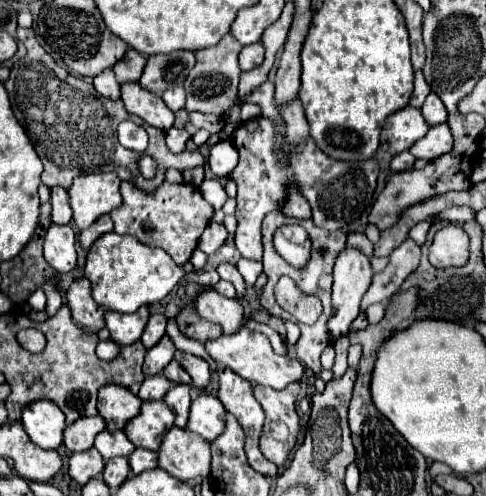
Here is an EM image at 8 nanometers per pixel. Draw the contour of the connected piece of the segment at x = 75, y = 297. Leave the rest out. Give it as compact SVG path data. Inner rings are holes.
M79 278L75 280L69 290L67 290L67 306L71 310L73 320L85 328L87 332L97 334L105 322L103 322L103 308L97 306L97 302L93 302L91 294L89 294L89 280L87 278Z

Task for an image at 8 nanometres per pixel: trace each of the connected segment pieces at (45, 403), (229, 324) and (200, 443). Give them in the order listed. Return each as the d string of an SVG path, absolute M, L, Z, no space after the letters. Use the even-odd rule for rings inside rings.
M37 400L23 408L21 424L29 438L41 448L59 448L63 442L63 412L49 400Z
M215 290L203 292L195 298L201 318L221 324L223 334L235 334L243 328L243 306L235 298L225 298Z
M173 426L159 446L159 468L177 480L207 478L211 464L209 442L193 434L189 428Z

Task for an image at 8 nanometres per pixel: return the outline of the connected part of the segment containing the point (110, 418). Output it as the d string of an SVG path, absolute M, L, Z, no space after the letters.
M105 384L97 394L97 410L105 418L109 430L119 430L129 418L133 418L143 400L129 388L119 384Z

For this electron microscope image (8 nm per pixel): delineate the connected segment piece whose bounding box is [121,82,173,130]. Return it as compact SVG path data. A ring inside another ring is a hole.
M139 82L121 84L121 100L129 114L137 114L147 124L159 130L169 130L173 126L173 112L157 94L139 86Z

